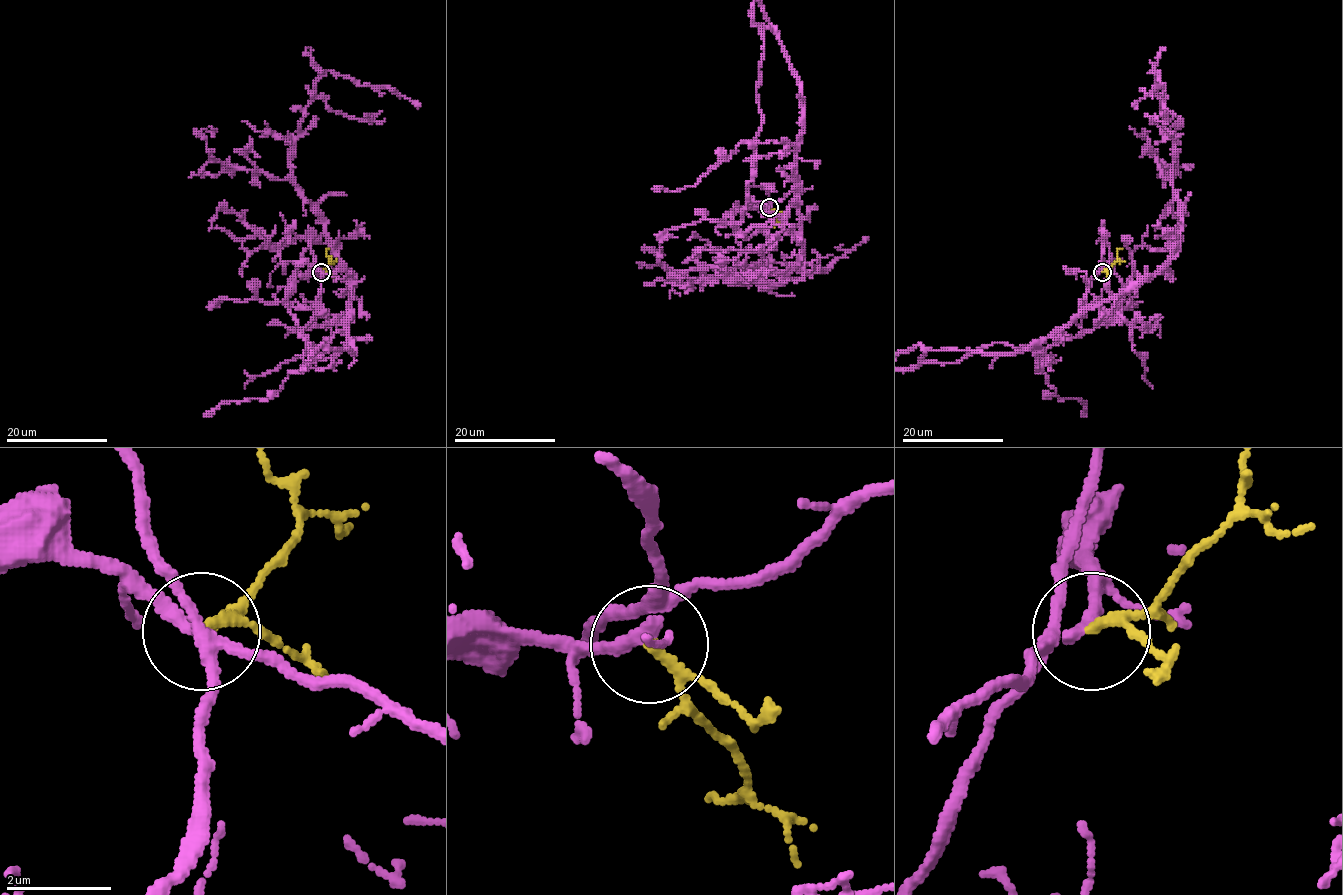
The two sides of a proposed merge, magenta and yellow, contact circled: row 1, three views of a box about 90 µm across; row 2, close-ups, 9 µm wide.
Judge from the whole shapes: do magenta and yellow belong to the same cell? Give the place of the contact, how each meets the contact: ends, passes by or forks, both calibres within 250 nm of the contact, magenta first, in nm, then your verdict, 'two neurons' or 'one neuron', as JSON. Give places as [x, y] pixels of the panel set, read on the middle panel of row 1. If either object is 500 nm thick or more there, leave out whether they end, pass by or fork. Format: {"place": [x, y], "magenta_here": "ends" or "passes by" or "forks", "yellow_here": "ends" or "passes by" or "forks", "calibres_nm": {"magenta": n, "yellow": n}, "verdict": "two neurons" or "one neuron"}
{"place": [769, 207], "magenta_here": "forks", "yellow_here": "passes by", "calibres_nm": {"magenta": 240, "yellow": 150}, "verdict": "one neuron"}

